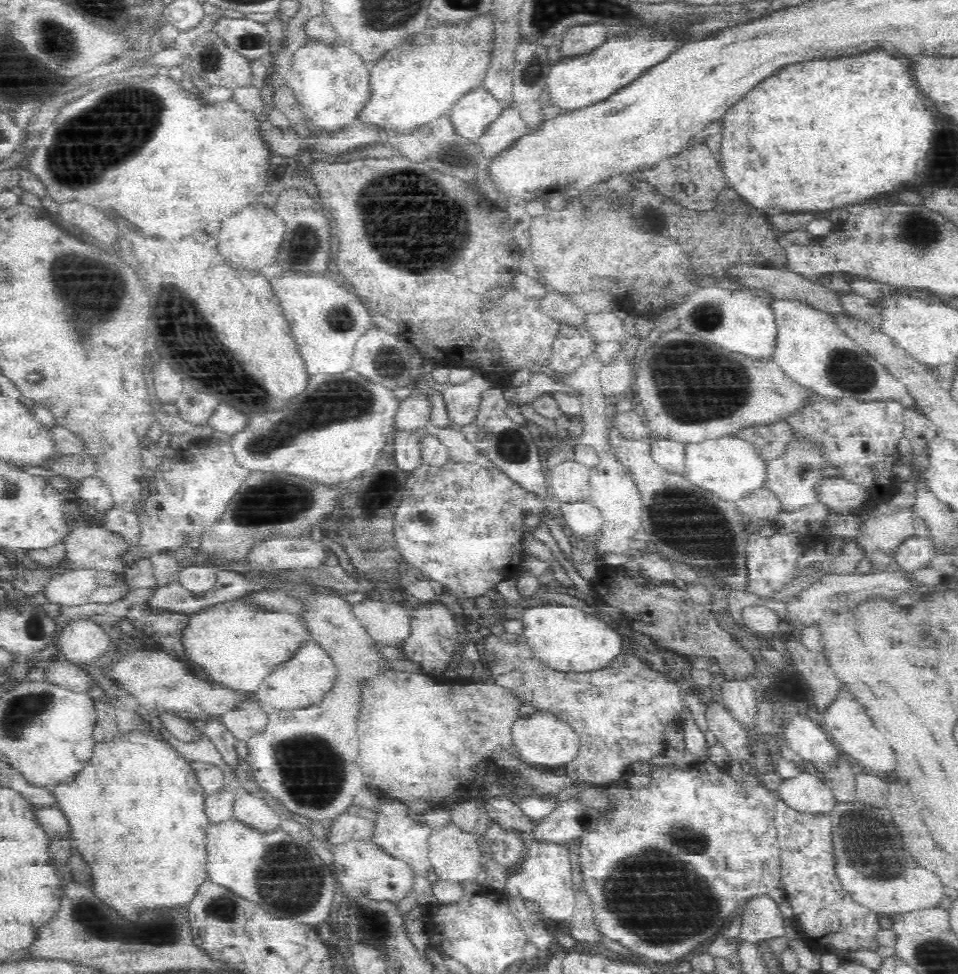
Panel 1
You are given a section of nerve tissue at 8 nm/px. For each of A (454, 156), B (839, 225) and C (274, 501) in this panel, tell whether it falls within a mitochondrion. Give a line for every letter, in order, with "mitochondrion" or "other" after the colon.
A: mitochondrion
B: other
C: mitochondrion

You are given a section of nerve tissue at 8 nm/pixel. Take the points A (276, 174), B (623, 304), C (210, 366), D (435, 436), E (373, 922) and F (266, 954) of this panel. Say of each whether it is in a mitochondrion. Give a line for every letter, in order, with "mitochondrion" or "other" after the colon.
A: other
B: other
C: mitochondrion
D: other
E: mitochondrion
F: other

